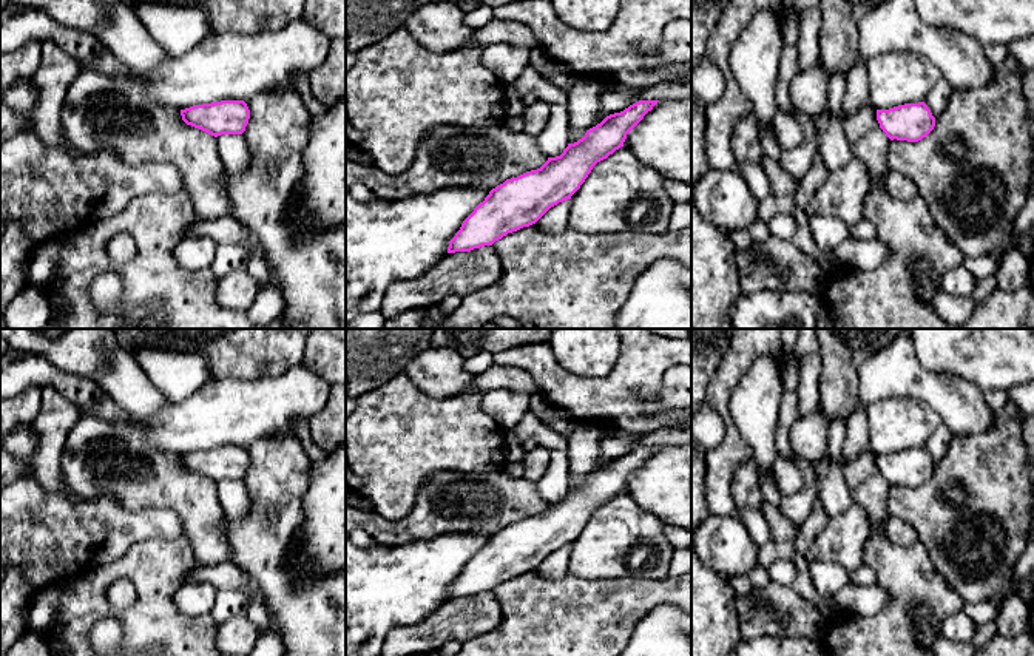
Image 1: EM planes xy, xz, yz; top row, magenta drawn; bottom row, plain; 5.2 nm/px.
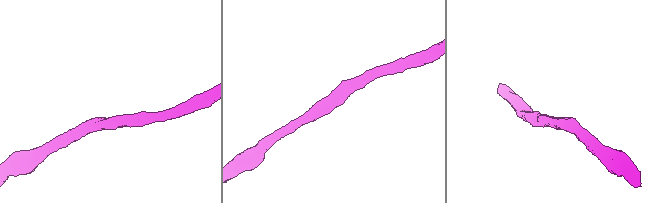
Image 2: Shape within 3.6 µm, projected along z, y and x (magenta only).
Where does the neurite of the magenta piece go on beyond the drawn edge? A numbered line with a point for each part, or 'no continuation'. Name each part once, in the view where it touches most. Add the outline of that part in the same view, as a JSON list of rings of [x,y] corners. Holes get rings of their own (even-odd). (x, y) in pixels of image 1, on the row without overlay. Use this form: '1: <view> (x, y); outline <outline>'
no continuation

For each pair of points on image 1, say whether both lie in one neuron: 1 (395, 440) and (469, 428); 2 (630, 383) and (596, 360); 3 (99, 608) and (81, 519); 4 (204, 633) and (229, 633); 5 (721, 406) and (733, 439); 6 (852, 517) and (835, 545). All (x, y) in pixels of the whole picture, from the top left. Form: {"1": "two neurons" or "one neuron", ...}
{"1": "one neuron", "2": "two neurons", "3": "two neurons", "4": "two neurons", "5": "one neuron", "6": "one neuron"}

